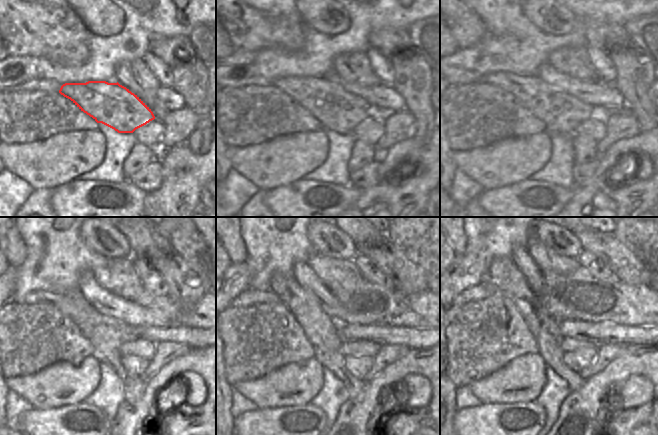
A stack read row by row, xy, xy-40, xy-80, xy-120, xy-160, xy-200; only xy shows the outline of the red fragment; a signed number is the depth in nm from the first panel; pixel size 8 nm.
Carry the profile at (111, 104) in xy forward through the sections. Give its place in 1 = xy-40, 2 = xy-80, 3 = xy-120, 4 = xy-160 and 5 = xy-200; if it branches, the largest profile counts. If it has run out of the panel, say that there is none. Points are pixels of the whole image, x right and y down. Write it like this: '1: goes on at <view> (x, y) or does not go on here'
1: goes on at xy-40 (336, 109)
2: goes on at xy-80 (561, 112)
3: goes on at xy-120 (89, 321)
4: goes on at xy-160 (248, 297)
5: goes on at xy-200 (477, 293)

